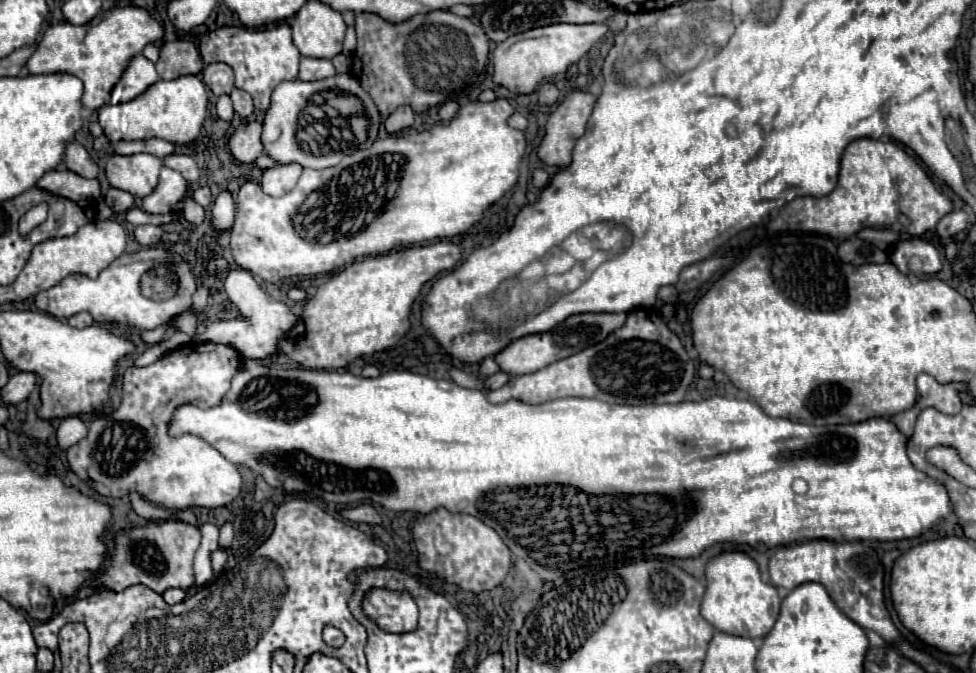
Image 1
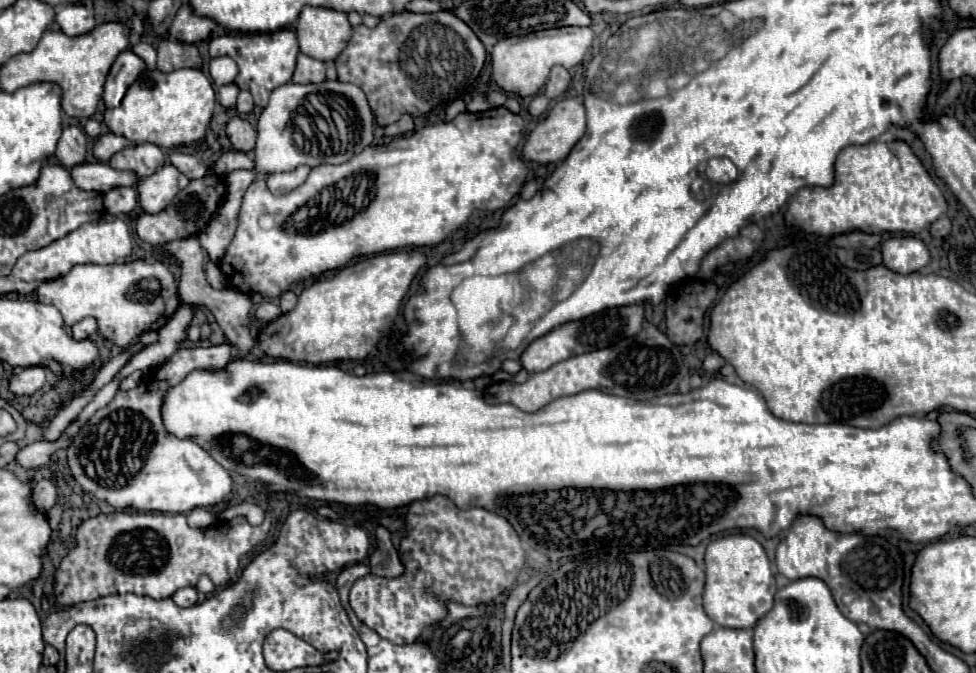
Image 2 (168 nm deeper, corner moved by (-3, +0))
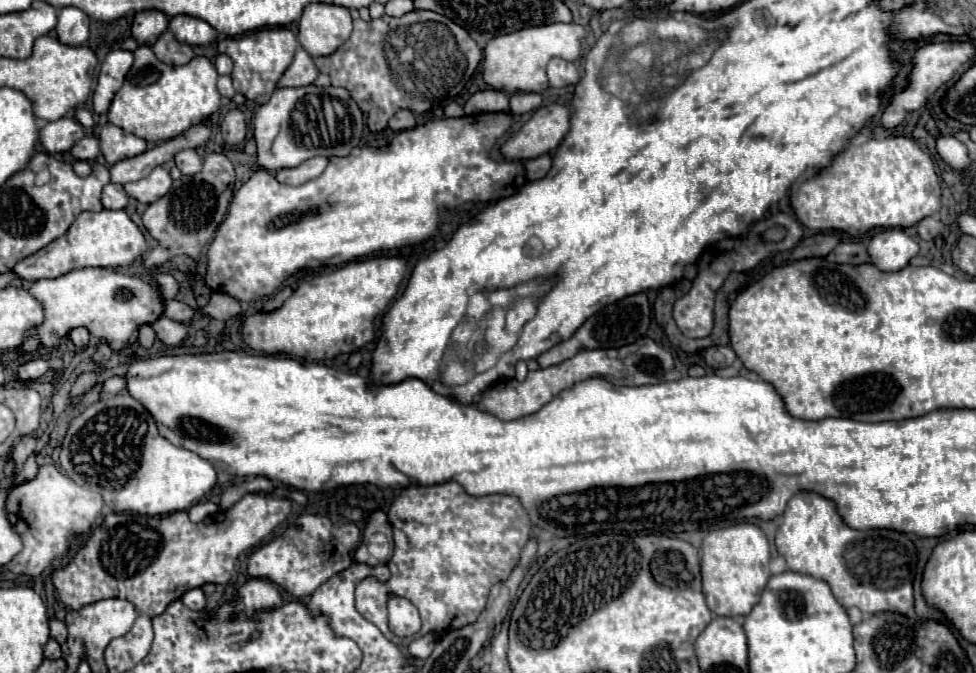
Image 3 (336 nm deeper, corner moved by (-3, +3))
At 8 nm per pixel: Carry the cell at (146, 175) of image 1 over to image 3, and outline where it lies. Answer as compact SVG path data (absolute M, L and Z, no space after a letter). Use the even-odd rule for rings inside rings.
M111 123L103 125L103 129L99 133L99 145L101 145L101 153L109 165L113 165L121 159L127 159L127 157L141 155L147 149L147 143L141 137L125 133L123 129L119 129Z

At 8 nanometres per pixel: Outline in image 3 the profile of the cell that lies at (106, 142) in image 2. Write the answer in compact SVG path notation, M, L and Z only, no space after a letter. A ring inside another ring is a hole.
M83 137L81 141L73 143L73 147L69 149L69 153L77 161L95 161L99 157L99 153L101 153L99 139L97 137Z

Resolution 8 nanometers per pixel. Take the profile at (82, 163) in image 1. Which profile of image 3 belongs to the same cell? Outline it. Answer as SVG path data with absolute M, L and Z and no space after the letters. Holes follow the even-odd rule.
M61 117L41 127L39 139L47 153L63 153L67 147L71 147L75 141L81 139L81 133L83 127L75 119Z

